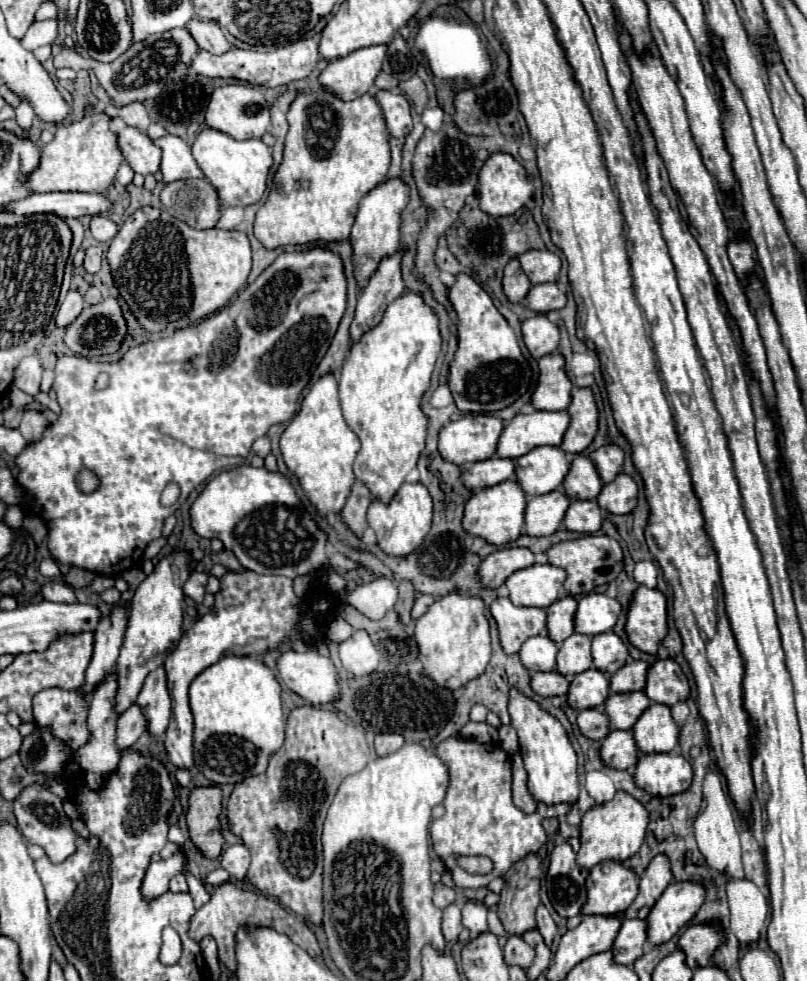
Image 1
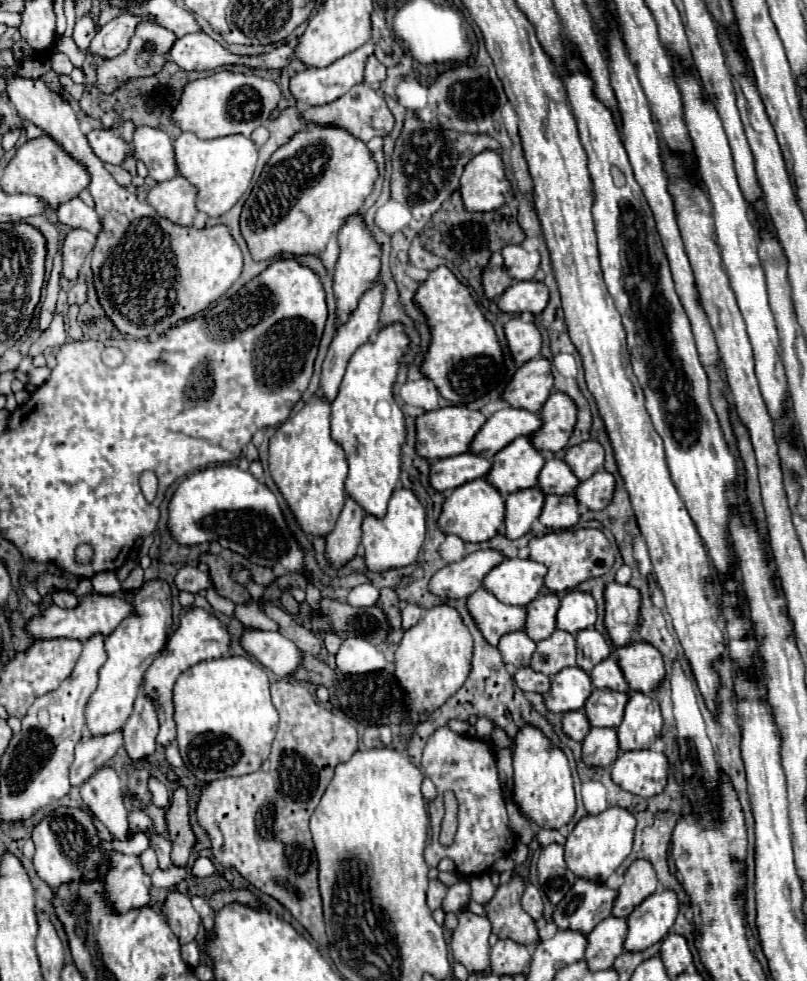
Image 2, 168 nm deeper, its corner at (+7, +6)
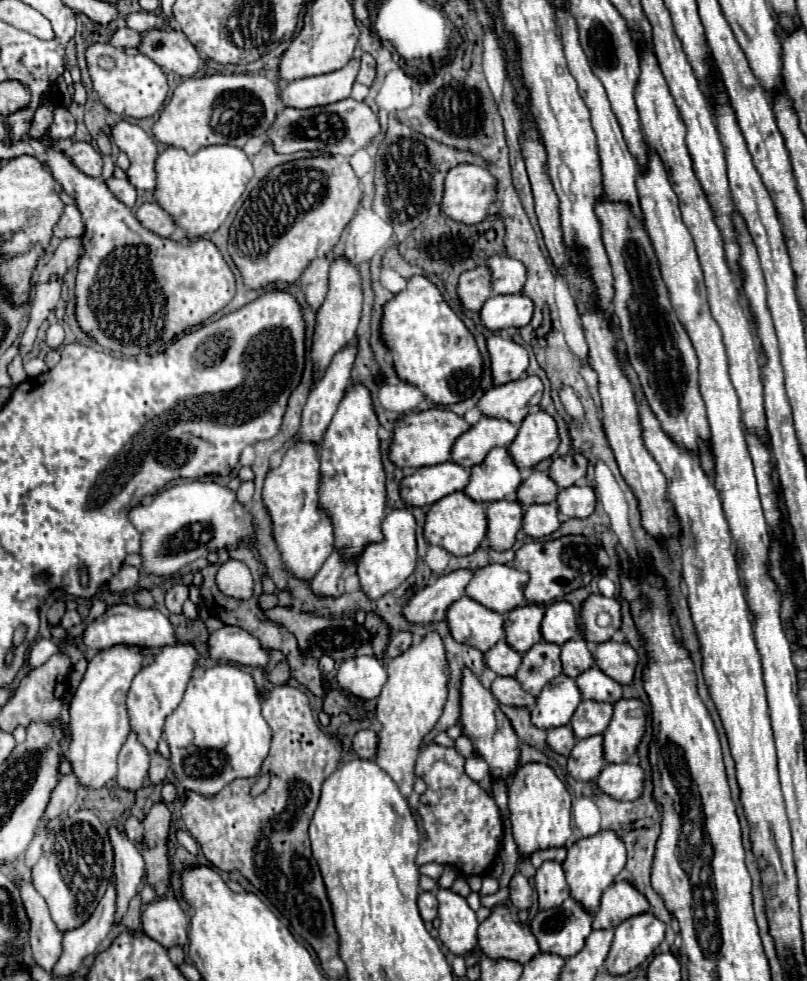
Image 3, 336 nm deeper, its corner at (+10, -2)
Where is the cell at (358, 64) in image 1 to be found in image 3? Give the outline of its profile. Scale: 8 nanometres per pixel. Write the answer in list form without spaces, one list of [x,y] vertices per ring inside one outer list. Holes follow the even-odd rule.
[[[356,54],[344,68],[336,72],[288,82],[282,88],[280,98],[284,106],[302,108],[302,110],[340,102],[350,96],[358,68],[360,68],[360,56]]]

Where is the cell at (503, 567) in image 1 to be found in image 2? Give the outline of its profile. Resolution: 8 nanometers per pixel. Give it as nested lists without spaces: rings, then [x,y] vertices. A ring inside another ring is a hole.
[[[495,550],[473,552],[463,560],[447,564],[435,572],[429,582],[429,592],[439,598],[467,598],[481,588],[483,576],[501,560],[505,560],[505,556]]]

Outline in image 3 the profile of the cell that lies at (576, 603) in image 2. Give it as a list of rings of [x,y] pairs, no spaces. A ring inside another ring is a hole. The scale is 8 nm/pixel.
[[[554,602],[546,606],[546,614],[542,620],[542,636],[546,642],[564,644],[578,634],[578,618],[576,610],[570,602]]]

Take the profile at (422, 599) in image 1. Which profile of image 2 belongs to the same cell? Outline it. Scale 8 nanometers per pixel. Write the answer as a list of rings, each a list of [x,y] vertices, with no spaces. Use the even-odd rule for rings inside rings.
[[[407,604],[407,606],[403,608],[403,630],[413,628],[413,626],[421,620],[421,614],[423,614],[423,610],[421,610],[419,606]]]

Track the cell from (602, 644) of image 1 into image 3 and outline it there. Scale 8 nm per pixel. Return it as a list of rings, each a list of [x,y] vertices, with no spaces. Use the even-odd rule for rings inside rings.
[[[584,638],[568,640],[562,646],[562,672],[570,678],[578,678],[582,672],[590,670],[594,666],[594,656],[588,648],[588,642]]]

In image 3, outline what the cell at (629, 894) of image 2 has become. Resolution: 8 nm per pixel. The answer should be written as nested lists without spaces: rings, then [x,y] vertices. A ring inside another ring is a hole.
[[[614,882],[608,890],[602,894],[600,908],[594,918],[594,928],[616,928],[630,916],[642,914],[650,910],[650,902],[632,886],[632,882]]]

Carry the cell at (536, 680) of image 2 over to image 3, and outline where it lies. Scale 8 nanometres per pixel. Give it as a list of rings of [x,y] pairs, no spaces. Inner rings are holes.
[[[496,678],[490,686],[490,692],[500,704],[510,704],[510,706],[524,706],[532,710],[536,706],[536,698],[528,694],[516,678]]]

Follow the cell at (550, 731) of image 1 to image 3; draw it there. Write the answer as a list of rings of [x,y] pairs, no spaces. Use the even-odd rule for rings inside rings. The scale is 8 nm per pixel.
[[[528,762],[512,774],[508,786],[508,808],[512,820],[512,834],[524,858],[528,858],[538,848],[564,846],[566,840],[572,836],[570,794],[548,764]]]

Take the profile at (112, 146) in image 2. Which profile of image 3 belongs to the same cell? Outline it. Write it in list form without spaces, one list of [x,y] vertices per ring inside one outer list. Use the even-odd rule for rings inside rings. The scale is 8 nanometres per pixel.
[[[74,142],[64,152],[68,154],[68,158],[78,168],[82,168],[84,174],[88,174],[88,176],[100,176],[102,174],[102,166],[104,166],[102,154],[90,142]]]

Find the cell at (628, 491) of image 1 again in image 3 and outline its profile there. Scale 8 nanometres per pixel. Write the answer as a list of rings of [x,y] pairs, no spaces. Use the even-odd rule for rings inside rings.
[[[570,486],[566,490],[560,490],[558,494],[558,510],[566,518],[588,518],[596,508],[596,496],[594,488],[584,486]]]

